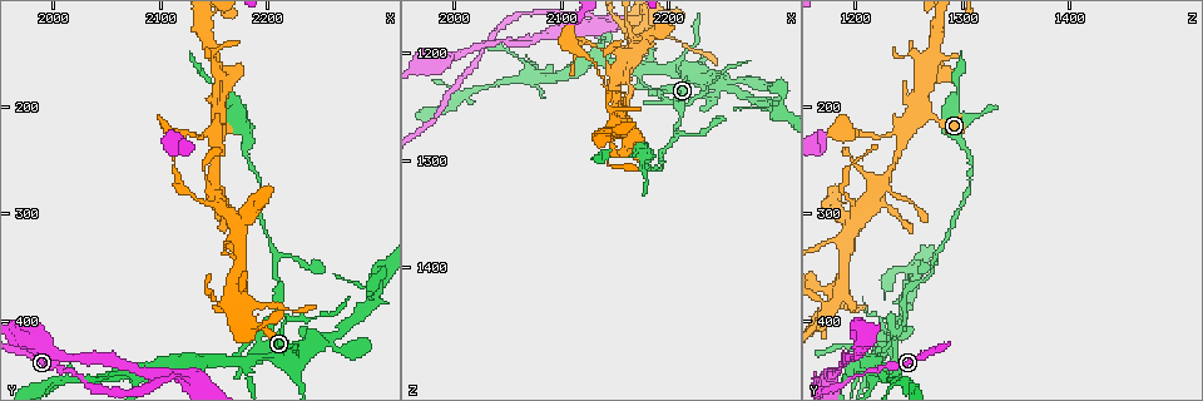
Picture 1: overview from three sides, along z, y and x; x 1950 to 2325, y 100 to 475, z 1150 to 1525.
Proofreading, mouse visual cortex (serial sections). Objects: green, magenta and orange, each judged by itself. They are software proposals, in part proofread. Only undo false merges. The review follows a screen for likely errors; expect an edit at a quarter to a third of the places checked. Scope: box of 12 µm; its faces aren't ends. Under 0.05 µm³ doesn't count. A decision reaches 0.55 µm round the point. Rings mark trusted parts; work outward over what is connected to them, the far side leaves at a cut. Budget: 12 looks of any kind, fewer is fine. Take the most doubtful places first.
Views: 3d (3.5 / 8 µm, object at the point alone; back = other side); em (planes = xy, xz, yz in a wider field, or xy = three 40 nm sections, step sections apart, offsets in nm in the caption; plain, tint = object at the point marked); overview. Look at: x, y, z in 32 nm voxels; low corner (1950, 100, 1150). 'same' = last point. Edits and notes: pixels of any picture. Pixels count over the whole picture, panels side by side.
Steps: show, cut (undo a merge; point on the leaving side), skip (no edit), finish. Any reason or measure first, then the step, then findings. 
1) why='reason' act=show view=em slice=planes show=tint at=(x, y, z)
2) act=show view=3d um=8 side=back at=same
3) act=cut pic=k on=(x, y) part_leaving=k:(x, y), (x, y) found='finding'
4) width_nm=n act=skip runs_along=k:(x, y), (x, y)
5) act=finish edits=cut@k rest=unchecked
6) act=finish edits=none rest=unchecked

act=show view=3d um=3.5 at=(2174, 426, 1226)

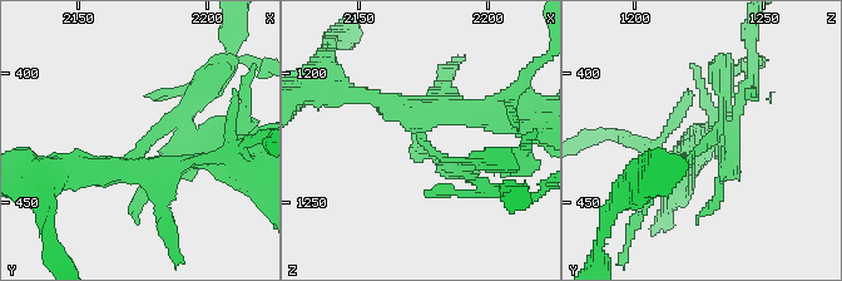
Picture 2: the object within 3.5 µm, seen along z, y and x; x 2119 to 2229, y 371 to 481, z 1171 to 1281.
arms=4 arm_widths_nm=150,150,200,200 act=show view=em slice=xy step=3 show=tint at=(2174, 429, 1225)

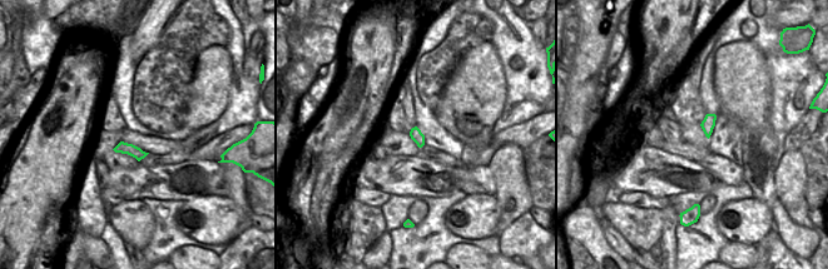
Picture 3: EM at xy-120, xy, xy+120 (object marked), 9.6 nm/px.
width_nm=120 act=skip runs_along=2:(723, 156), (713, 133), (680, 159) found='one cell here'

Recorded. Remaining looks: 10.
why='arms part here' act=show view=3d um=3.5 at=(2210, 340, 1274)

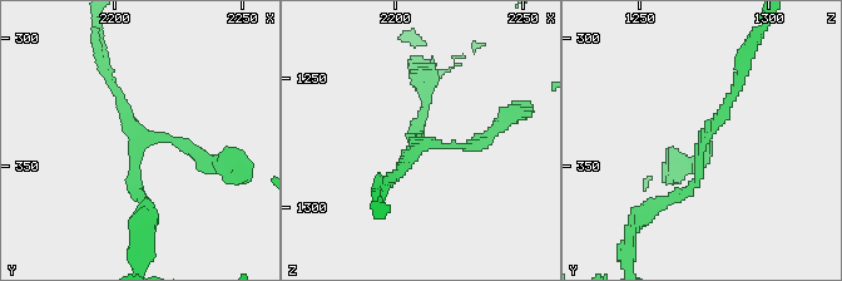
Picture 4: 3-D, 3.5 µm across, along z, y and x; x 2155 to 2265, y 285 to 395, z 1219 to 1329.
act=show view=em slice=xy step=5 show=tint at=(2209, 340, 1274)

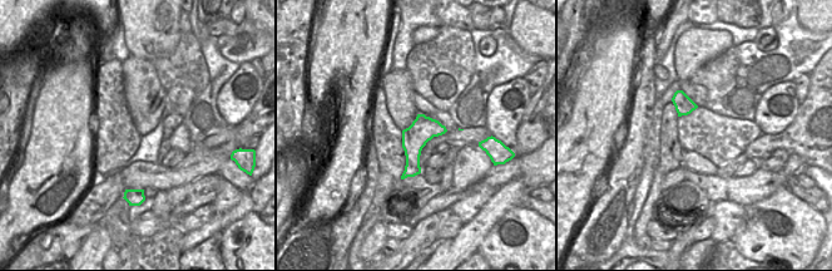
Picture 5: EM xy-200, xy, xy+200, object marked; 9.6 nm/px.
why='cut it another way' act=show view=em slice=planes show=tint at=same

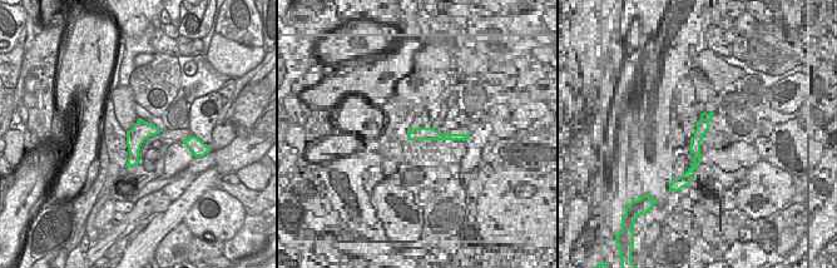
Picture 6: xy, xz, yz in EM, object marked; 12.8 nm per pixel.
width_nm=240 act=skip runs_along=4:(664, 203), (699, 177), (702, 142), (741, 77) found='continuous, no second cell'

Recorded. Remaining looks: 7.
why='thin neck' act=show view=3d um=3.5 at=(2192, 274, 1308)

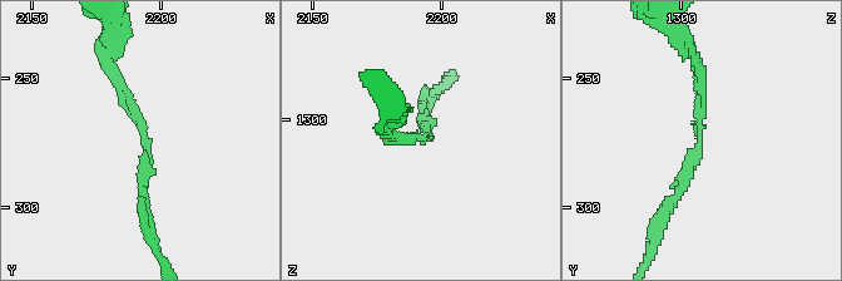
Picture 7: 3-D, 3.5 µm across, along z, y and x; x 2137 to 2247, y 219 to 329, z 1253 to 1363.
act=show view=em slice=xy step=3 show=tint at=(2194, 272, 1306)

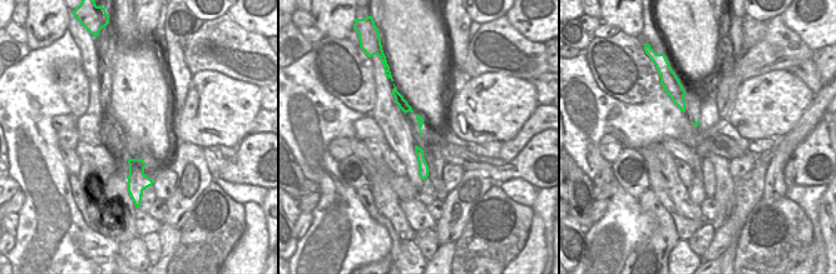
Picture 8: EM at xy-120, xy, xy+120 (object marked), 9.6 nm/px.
arm_widths_nm=150,150 act=skip runs_along=7:(144, 211), (144, 131), (105, 65) found='all the same cell'

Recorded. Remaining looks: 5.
why='two arms in line, one across' act=show view=3d um=3.5 at=(2258, 416, 1228)

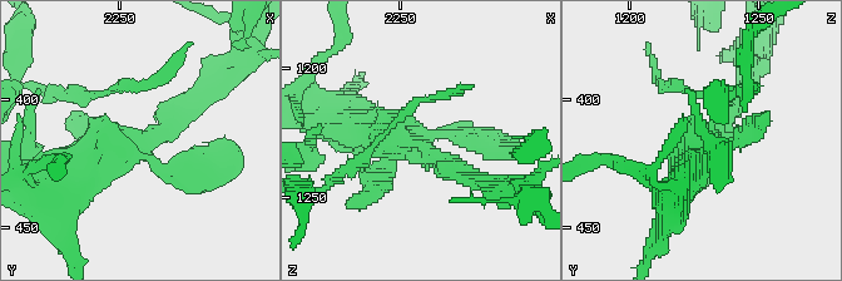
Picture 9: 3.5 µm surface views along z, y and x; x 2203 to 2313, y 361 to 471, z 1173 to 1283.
why='shape alone is not enough' act=show view=em slice=xy step=3 show=tint at=(2256, 419, 1230)

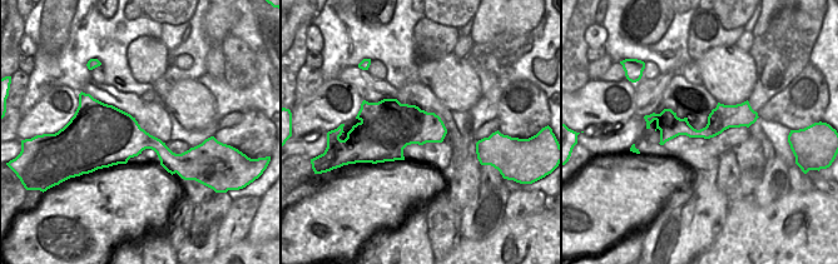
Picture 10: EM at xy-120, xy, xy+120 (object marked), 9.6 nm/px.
act=skip runs_along=10:(651, 118), (692, 133), (752, 119) found='all the same cell'

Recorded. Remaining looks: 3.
act=show view=3d um=3.5 at=(2154, 226, 1242)

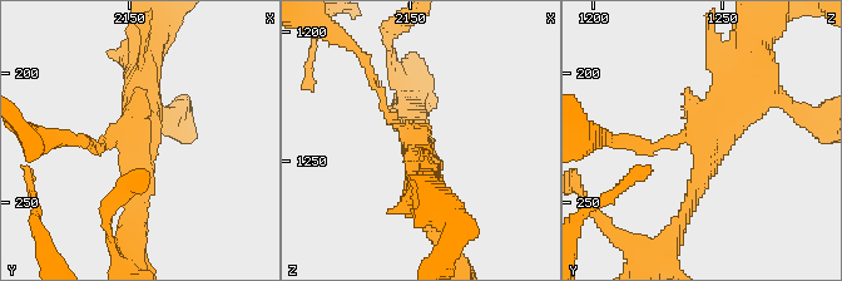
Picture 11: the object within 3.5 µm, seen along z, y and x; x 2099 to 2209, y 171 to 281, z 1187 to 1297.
act=show view=em slice=xy step=5 show=tint at=(2152, 225, 1244)

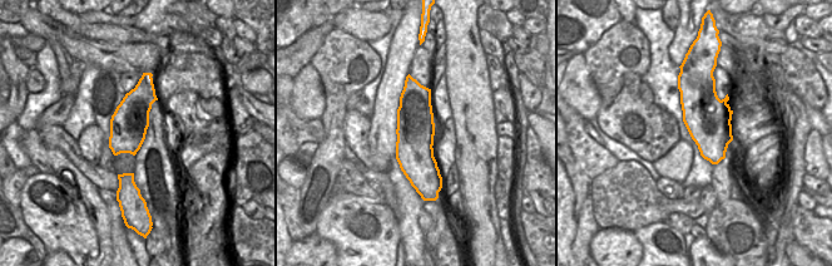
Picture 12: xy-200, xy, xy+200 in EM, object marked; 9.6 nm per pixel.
act=skip runs_along=12:(409, 80), (424, 188) found='one cell here'

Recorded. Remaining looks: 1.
act=finish edits=none rest=unchecked

